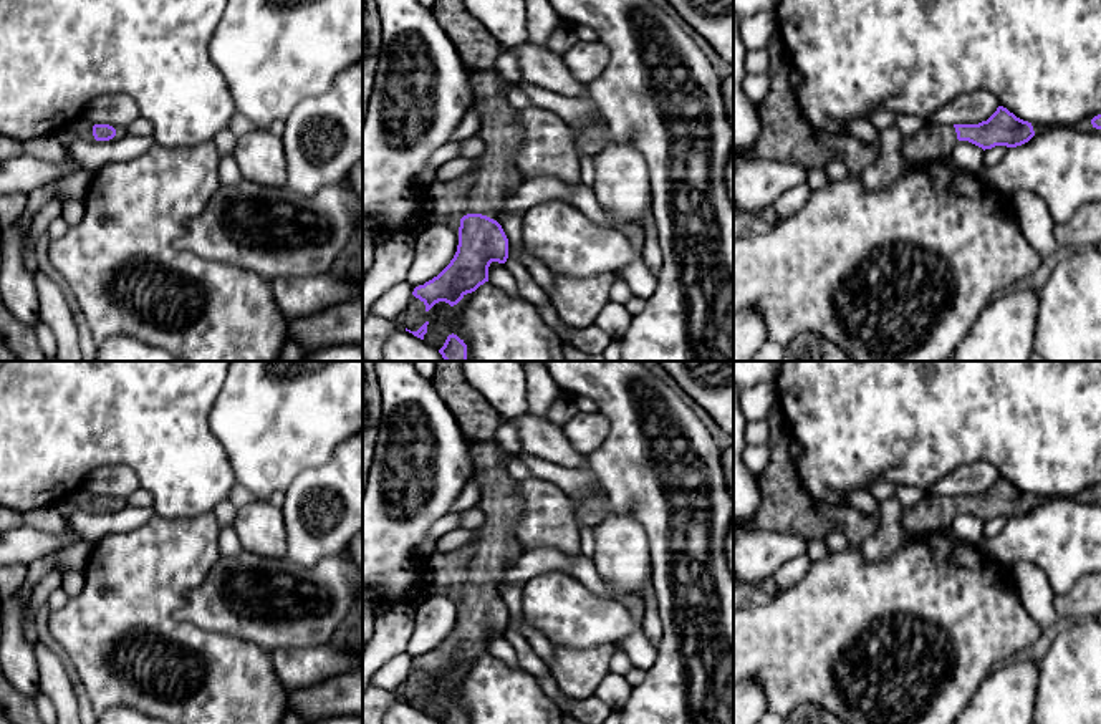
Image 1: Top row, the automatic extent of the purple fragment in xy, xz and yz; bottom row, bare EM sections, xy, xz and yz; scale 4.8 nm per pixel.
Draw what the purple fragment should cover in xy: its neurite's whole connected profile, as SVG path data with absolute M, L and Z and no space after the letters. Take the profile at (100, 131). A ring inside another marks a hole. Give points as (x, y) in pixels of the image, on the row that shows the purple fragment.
M78 118L76 121L63 126L56 136L65 147L70 147L76 139L89 139L89 141L109 141L119 136L124 131L116 131L109 124L91 124L84 118Z

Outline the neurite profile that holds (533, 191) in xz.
M546 176L523 181L507 199L503 207L492 214L490 219L502 224L505 215L513 212L525 215L530 207L553 199L568 200L598 225L609 227L606 212L599 205L593 187L588 187L583 182L570 186L560 179Z

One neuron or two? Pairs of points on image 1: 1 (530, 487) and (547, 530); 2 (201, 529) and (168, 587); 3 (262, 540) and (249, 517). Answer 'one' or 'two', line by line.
1: one
2: one
3: one

